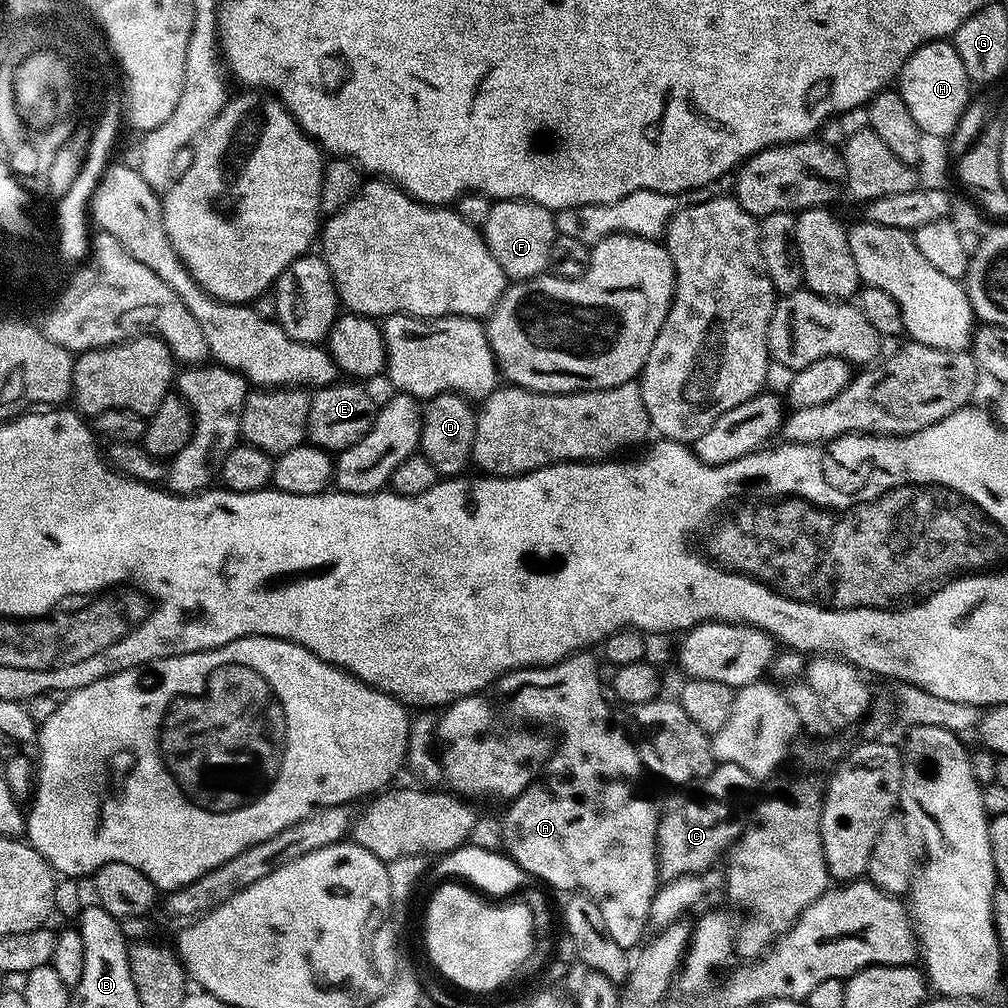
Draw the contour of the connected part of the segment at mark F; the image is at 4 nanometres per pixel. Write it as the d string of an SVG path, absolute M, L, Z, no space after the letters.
M497 200L490 210L490 218L482 225L482 235L494 262L502 266L509 281L519 282L539 276L547 269L550 246L558 235L553 209L543 208L530 200Z

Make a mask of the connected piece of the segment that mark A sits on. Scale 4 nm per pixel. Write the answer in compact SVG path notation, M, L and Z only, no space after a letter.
M592 654L567 656L556 664L538 668L518 668L507 672L494 685L494 691L504 703L503 711L513 721L528 726L549 724L553 733L560 732L560 740L558 736L558 743L542 774L507 805L502 848L529 877L537 876L552 888L565 888L568 894L577 892L589 896L602 913L610 938L614 938L618 946L632 950L645 939L650 902L654 902L658 887L656 831L660 808L644 789L646 769L636 753L635 743L626 735L625 729L623 732L612 725L612 716L600 689L596 660L588 655Z

